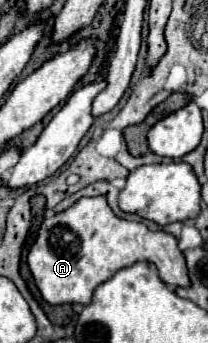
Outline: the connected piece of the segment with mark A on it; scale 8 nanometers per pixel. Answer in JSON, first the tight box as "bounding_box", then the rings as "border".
{"bounding_box":[28,197,190,305],"border":[[[82,197],[66,211],[56,213],[52,217],[44,217],[44,221],[36,233],[36,241],[32,243],[32,247],[28,251],[28,267],[32,271],[36,287],[40,289],[44,301],[48,301],[52,305],[62,305],[62,303],[88,305],[94,289],[102,281],[110,279],[118,269],[128,267],[136,261],[154,263],[160,273],[160,279],[170,287],[188,287],[190,285],[186,261],[184,261],[182,251],[178,249],[176,237],[166,231],[150,231],[144,223],[126,221],[126,219],[116,217],[114,211],[110,209],[110,205],[104,201],[104,197]]]}

